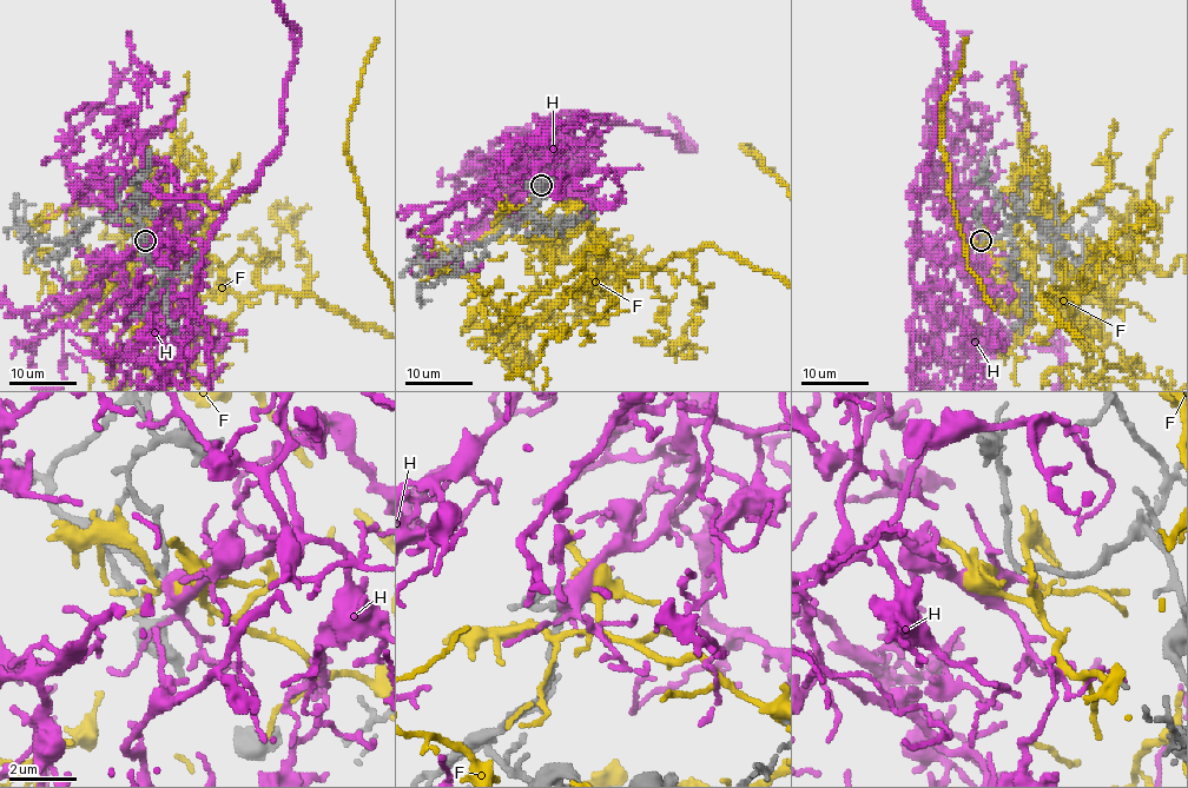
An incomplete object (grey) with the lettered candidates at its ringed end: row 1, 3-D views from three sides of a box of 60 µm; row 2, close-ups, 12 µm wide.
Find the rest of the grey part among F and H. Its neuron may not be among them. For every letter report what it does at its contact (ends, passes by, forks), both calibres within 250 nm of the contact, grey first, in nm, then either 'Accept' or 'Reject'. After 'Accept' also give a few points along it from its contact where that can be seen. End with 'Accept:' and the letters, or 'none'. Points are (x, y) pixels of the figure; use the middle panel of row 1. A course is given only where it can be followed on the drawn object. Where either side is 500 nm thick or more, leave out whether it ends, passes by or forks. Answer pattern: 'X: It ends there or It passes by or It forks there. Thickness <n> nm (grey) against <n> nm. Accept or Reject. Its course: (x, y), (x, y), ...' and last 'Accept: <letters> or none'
F: It forks there. Thickness 200 nm (grey) against 150 nm. Reject
H: It forks there. Thickness 180 nm (grey) against 320 nm. Accept
Accept: H

